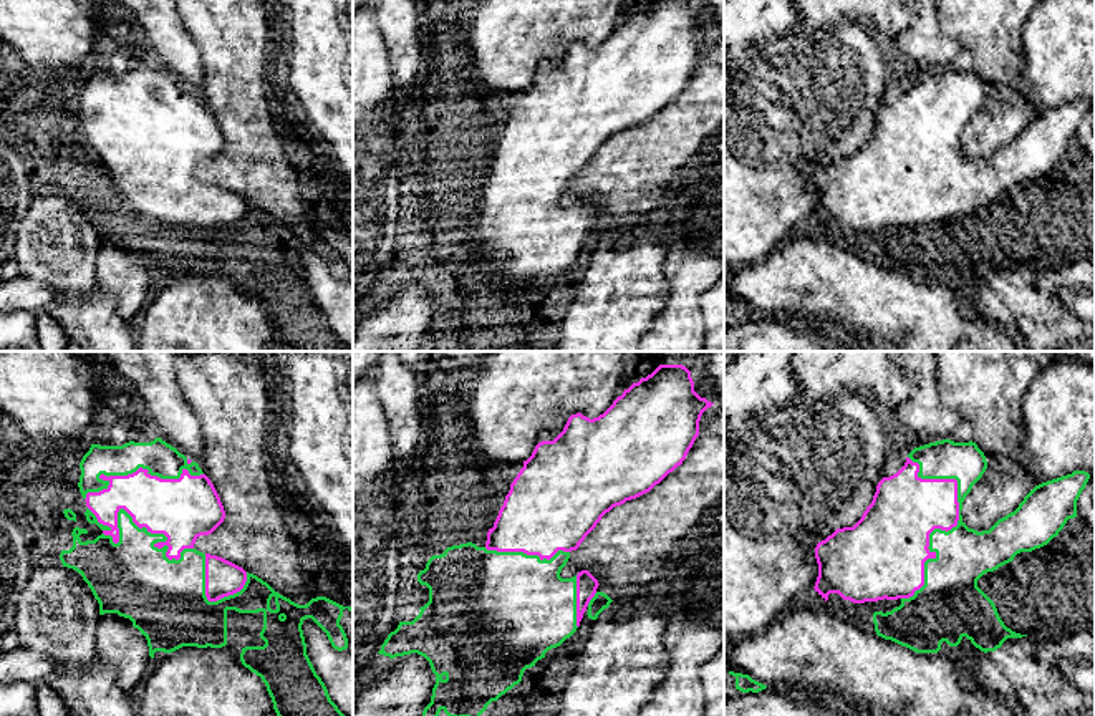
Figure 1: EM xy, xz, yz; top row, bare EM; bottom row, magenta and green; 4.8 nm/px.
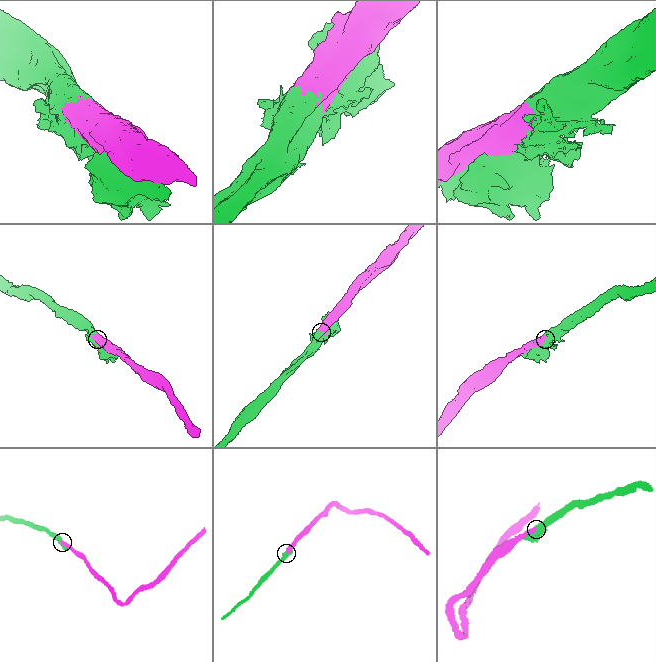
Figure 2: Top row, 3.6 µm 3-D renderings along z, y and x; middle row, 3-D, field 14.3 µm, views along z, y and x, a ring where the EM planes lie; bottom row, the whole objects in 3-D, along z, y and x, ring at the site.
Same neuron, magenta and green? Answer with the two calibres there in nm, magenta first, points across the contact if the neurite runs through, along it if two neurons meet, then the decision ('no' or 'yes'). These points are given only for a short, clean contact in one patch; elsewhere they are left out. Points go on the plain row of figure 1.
320/280 nm | yes

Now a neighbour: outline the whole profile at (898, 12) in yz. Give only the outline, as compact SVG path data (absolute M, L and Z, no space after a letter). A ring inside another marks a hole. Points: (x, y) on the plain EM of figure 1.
M807 0L808 5L817 5L820 12L832 15L833 7L845 2L856 5L871 22L890 22L891 36L896 36L908 28L914 7L906 0Z

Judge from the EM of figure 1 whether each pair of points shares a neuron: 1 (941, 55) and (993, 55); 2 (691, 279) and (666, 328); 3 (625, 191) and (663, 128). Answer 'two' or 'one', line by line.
1: two
2: one
3: two

